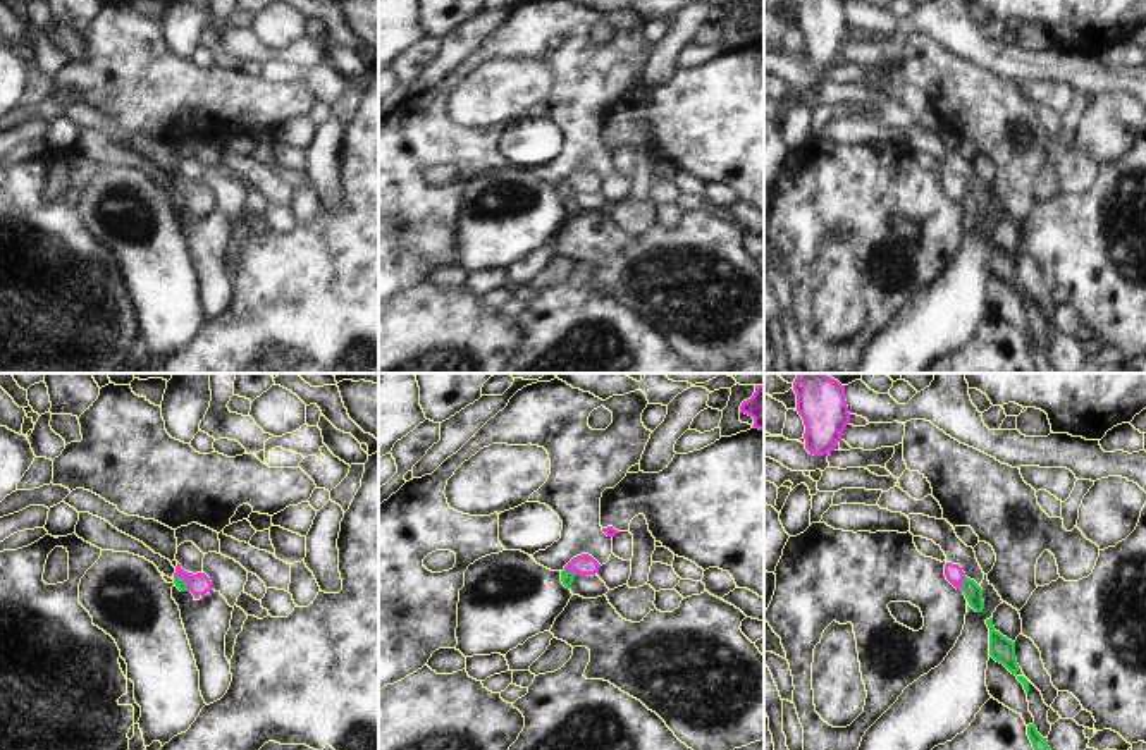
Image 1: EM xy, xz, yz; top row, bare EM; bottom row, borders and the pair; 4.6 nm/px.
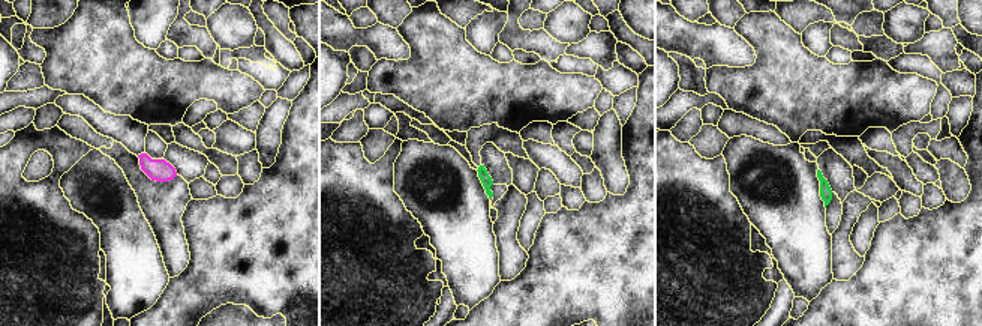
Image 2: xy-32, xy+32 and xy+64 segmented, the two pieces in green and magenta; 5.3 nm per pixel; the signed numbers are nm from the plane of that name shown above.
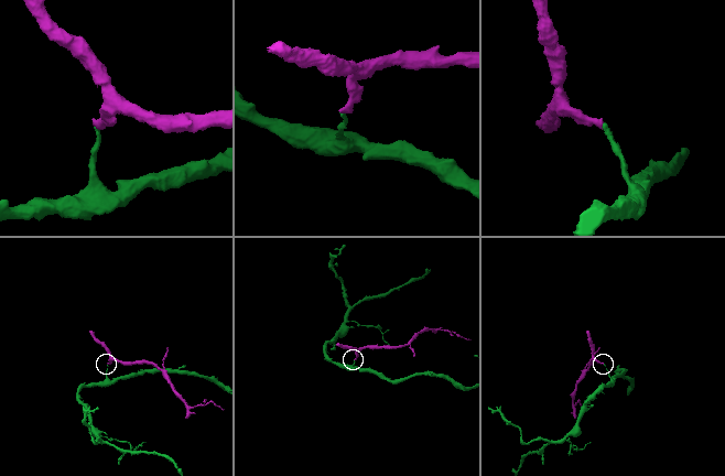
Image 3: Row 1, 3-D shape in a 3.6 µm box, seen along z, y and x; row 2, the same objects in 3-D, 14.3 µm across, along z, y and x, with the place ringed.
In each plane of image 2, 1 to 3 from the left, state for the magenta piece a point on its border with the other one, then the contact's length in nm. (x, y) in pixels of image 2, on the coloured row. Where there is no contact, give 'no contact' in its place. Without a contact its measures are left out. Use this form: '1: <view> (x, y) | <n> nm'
1: no contact
2: no contact
3: no contact

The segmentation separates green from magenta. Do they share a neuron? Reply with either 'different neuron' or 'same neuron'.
different neuron

